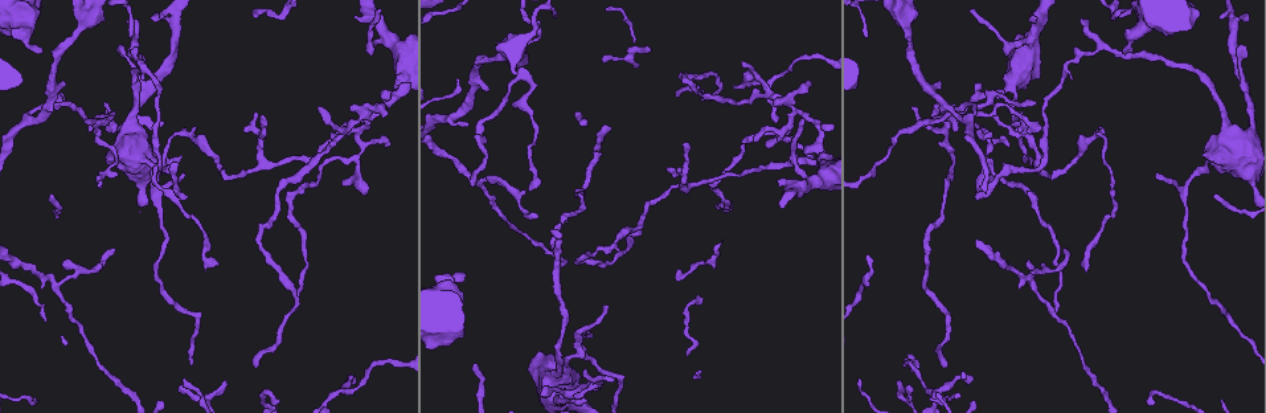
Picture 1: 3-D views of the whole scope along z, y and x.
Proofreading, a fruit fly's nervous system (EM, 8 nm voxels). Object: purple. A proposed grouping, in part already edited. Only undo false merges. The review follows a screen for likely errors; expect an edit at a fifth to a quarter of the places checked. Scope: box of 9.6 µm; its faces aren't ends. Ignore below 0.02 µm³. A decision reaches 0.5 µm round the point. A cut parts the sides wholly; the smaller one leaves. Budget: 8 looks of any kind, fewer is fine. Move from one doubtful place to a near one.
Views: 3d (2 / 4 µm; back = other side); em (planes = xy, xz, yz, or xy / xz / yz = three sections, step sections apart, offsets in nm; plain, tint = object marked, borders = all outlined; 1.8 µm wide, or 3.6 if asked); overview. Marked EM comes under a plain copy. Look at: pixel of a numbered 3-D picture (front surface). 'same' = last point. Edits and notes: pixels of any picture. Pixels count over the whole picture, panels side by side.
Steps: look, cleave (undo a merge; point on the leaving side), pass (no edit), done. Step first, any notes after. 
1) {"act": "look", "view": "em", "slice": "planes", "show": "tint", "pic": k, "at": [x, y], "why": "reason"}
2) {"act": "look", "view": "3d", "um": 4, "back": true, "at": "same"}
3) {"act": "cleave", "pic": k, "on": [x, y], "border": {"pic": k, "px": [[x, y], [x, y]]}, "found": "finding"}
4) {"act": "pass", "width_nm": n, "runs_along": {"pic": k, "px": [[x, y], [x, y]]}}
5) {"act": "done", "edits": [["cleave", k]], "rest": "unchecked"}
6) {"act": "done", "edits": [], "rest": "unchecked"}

{"act": "look", "view": "em", "um": 3.6, "slice": "planes", "show": "tint", "pic": 1, "at": [797, 111], "why": "three-way junction"}

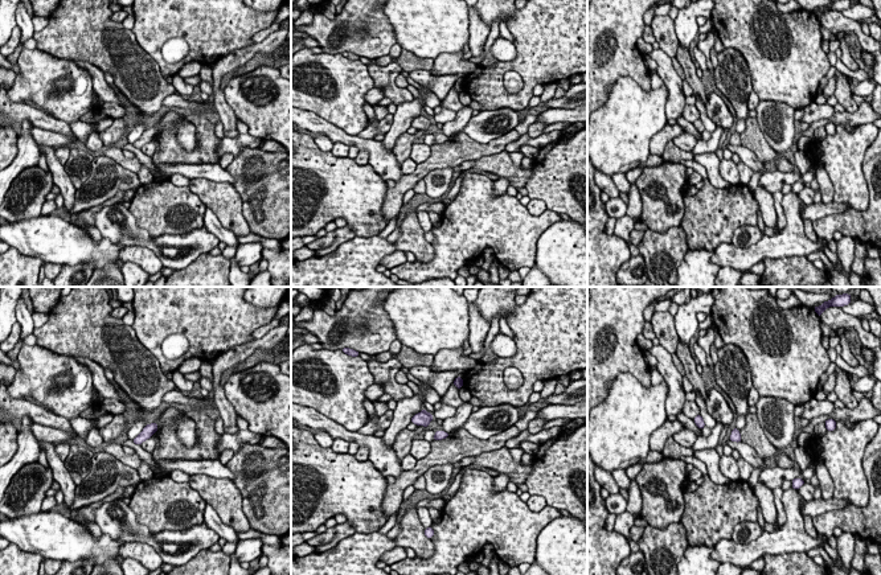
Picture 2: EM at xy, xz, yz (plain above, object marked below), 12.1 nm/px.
{"act": "pass", "found": "continuous, no second neuron"}

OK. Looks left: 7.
{"act": "look", "view": "3d", "um": 4, "pic": 1, "at": [1208, 167], "why": "sudden change in width"}

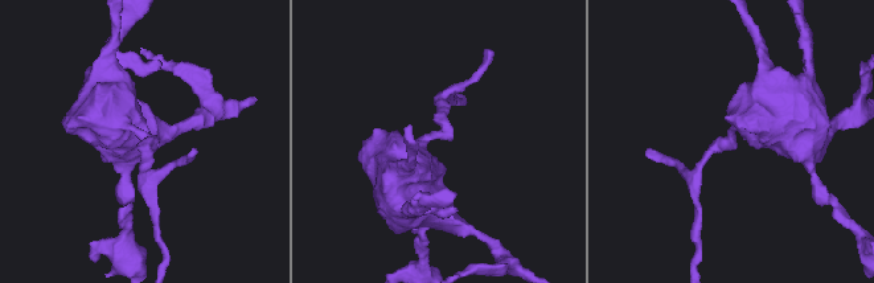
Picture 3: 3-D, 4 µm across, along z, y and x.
{"act": "look", "view": "em", "um": 3.6, "slice": "xz", "step": 16, "show": "tint", "pic": 3, "at": [730, 138], "why": "shape alone is not enough"}

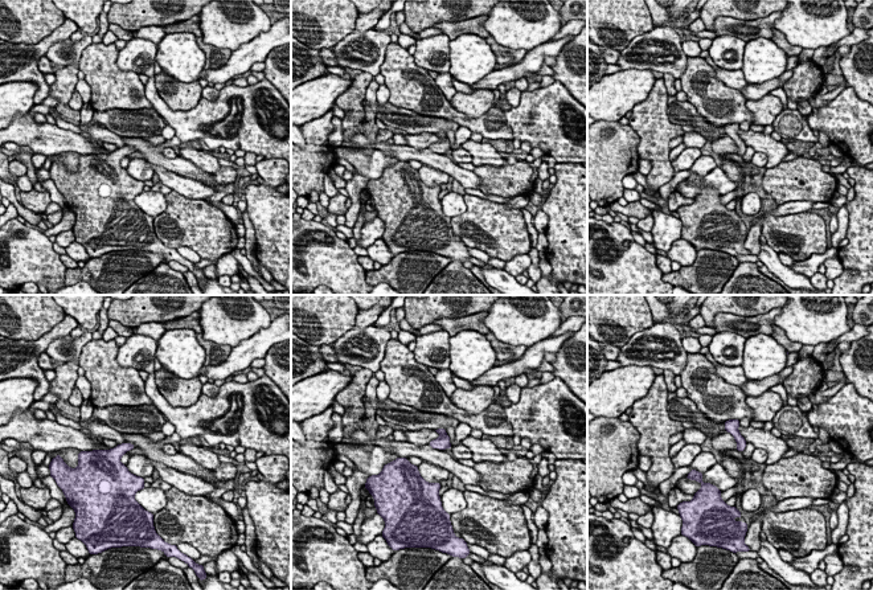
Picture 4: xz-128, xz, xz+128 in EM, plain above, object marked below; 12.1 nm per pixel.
{"act": "pass", "found": "continuous, no second neuron"}

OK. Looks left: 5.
{"act": "look", "view": "3d", "um": 2, "pic": 1, "at": [1097, 134], "why": "sharp bend"}

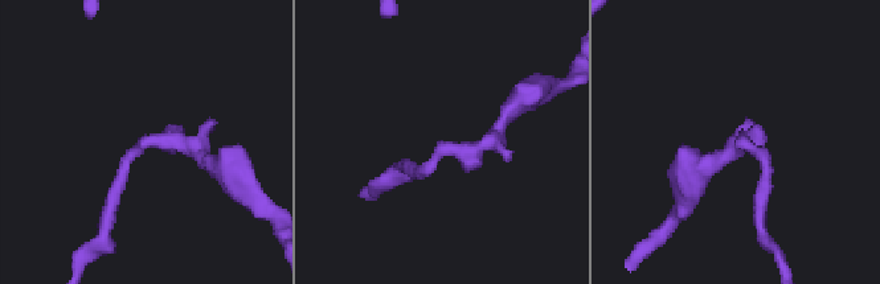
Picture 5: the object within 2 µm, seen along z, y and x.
{"act": "look", "view": "em", "slice": "xy", "step": 4, "show": "tint", "pic": 5, "at": [166, 137], "why": "need the tissue"}

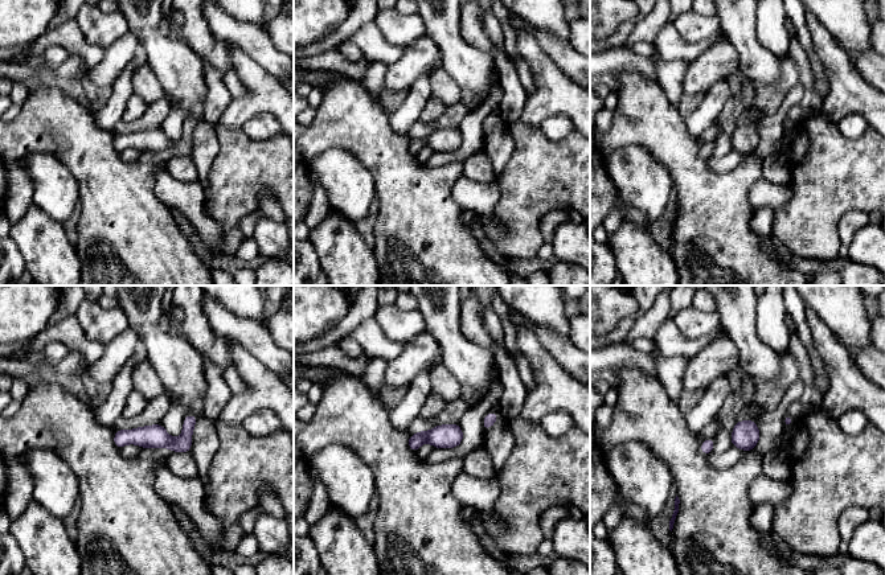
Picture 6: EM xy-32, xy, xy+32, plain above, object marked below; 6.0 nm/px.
{"act": "pass", "runs_along": {"pic": 6, "px": [[192, 419], [179, 442], [117, 439]]}, "found": "all the same neuron"}

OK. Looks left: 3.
{"act": "done", "edits": [], "rest": "unchecked"}

